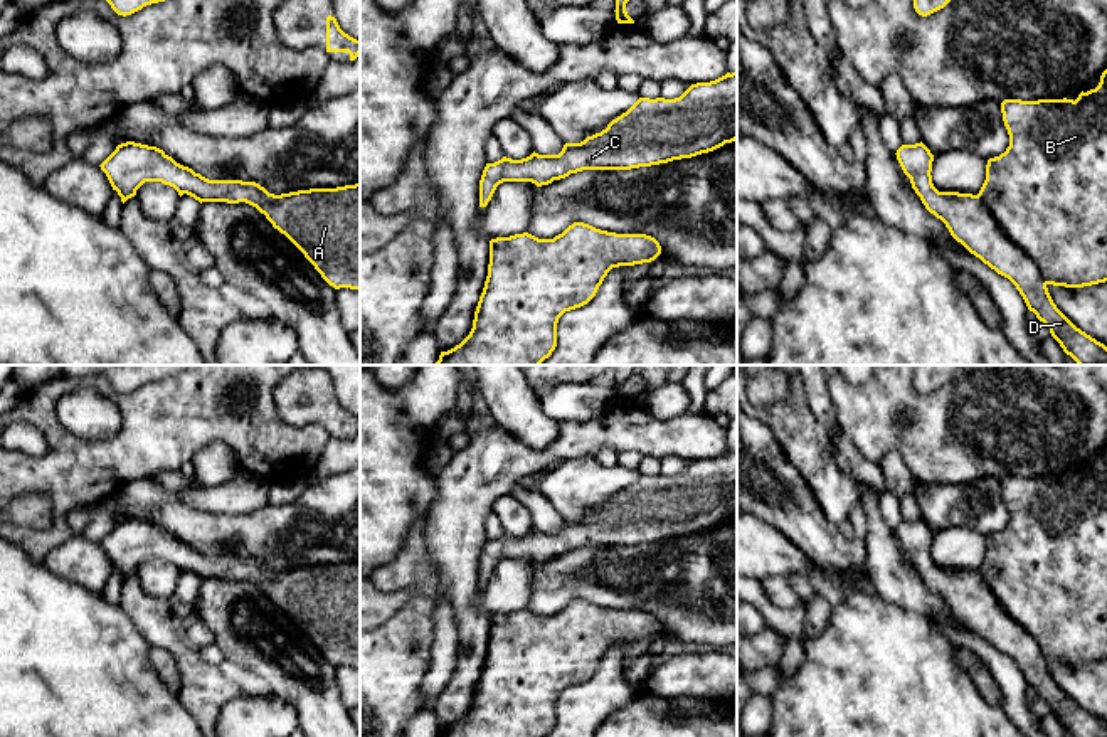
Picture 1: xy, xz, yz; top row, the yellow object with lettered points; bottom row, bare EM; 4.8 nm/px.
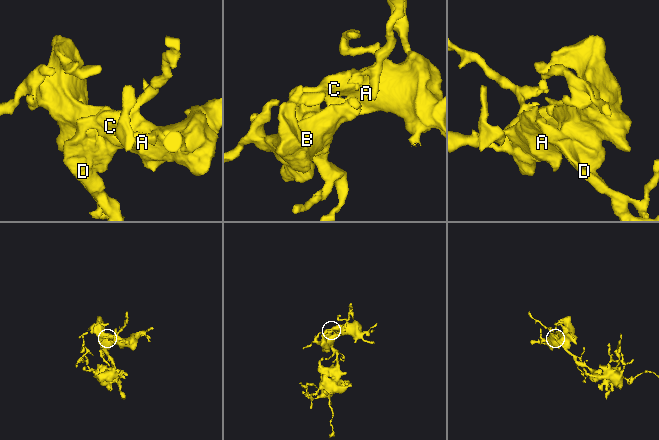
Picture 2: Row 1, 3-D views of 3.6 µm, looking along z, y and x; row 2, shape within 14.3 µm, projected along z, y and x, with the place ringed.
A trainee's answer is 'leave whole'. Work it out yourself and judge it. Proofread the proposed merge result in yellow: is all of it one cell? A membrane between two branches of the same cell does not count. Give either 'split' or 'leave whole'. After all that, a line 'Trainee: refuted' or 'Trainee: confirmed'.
leave whole
Trainee: confirmed

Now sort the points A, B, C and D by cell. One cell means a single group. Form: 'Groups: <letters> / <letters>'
Groups: A B C D

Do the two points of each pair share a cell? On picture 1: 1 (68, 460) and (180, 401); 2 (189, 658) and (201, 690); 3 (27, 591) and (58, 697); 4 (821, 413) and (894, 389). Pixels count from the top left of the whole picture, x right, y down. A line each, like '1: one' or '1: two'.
1: one
2: one
3: one
4: two

